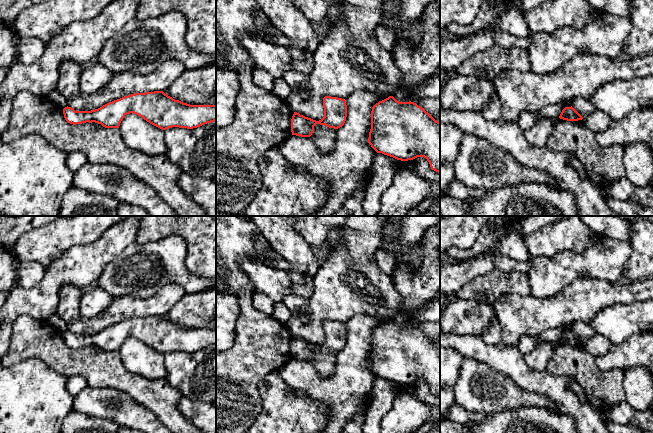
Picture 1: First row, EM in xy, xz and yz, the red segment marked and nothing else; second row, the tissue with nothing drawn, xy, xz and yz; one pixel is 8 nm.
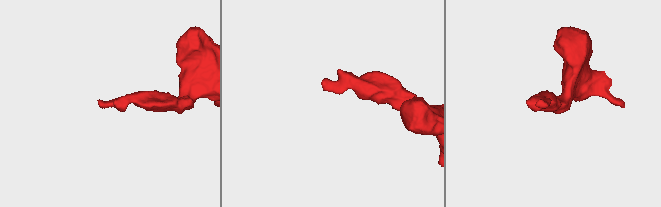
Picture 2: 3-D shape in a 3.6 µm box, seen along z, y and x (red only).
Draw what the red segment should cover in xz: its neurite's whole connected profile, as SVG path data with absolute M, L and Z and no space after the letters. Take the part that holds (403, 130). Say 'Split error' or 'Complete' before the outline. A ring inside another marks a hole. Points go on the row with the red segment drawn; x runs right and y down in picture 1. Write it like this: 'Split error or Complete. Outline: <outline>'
Complete. Outline: M393 96L372 107L368 143L377 152L397 160L424 157L432 170L440 173L440 122L414 102L399 102Z

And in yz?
Complete. Outline: M572 106L565 107L559 118L567 121L578 121L583 119L583 117Z

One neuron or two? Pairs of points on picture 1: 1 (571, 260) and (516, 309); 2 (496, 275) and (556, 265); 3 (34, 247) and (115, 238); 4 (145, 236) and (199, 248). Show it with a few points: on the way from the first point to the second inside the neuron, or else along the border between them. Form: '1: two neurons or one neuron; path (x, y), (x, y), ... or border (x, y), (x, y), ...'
1: two neurons; border (529, 294), (535, 297), (552, 297), (555, 295)
2: two neurons; border (527, 274), (530, 293)
3: two neurons; border (111, 226), (92, 242), (72, 246)
4: one neuron; path (159, 229), (181, 229), (186, 234)

